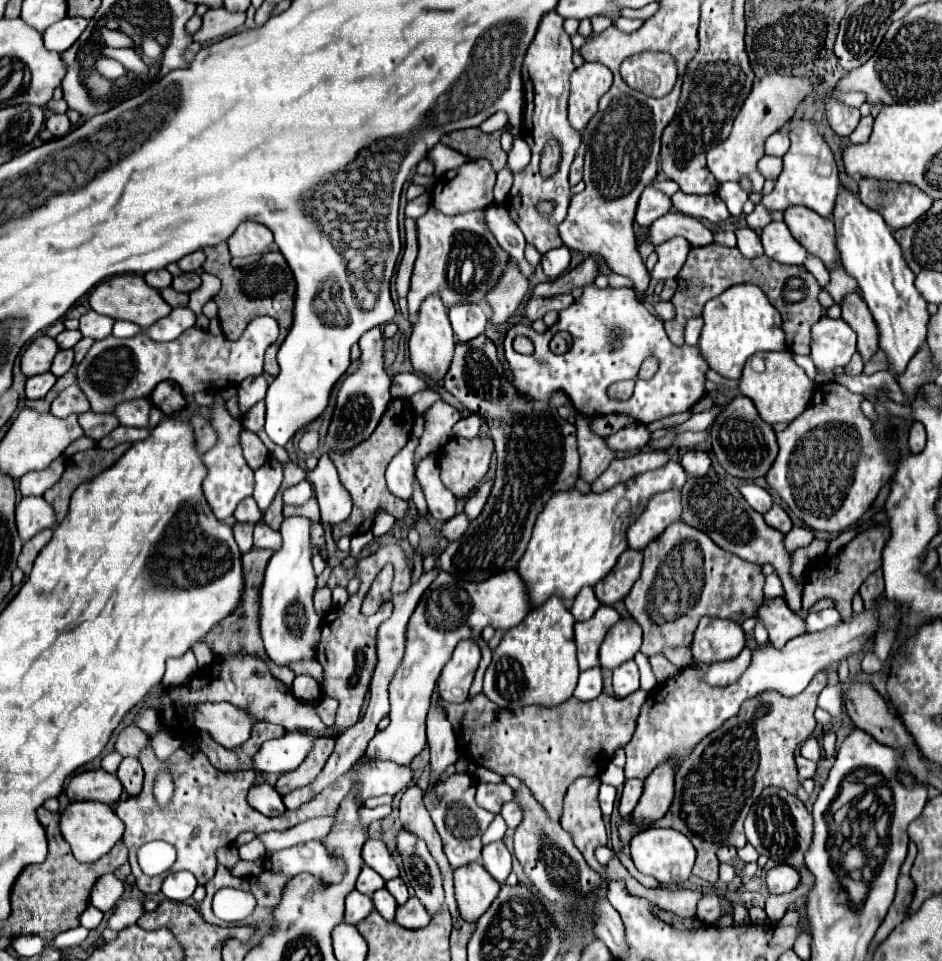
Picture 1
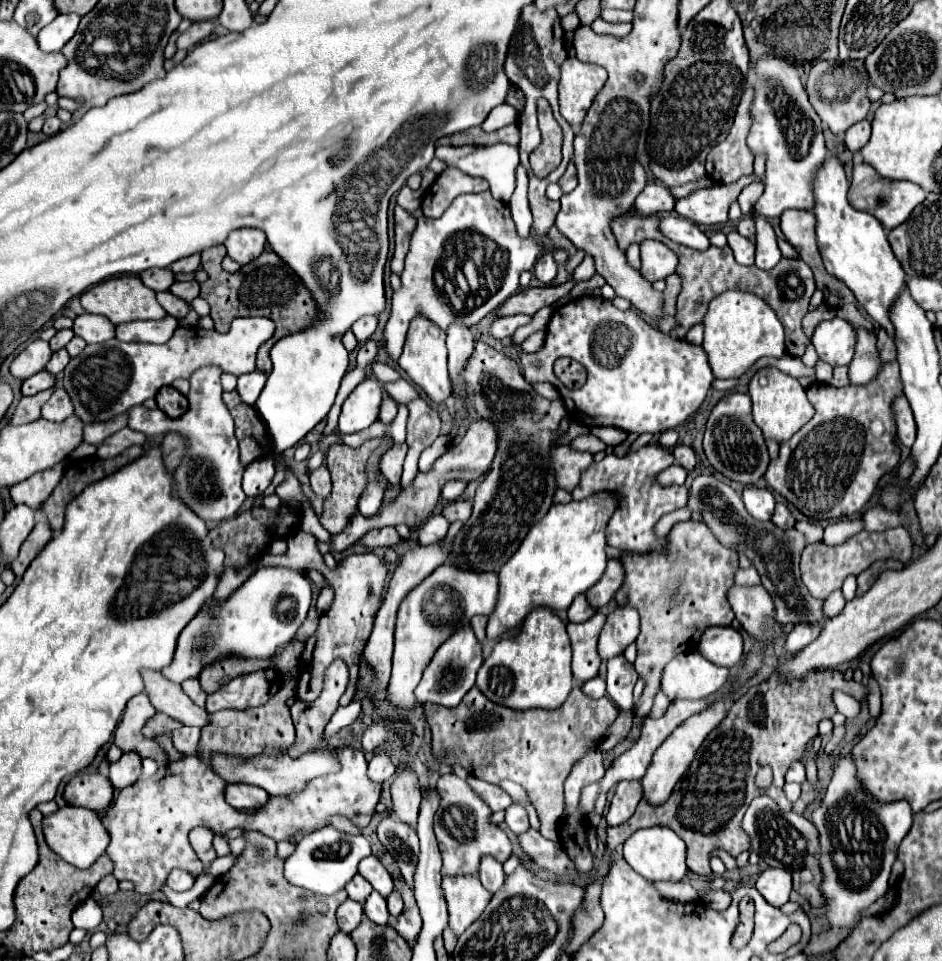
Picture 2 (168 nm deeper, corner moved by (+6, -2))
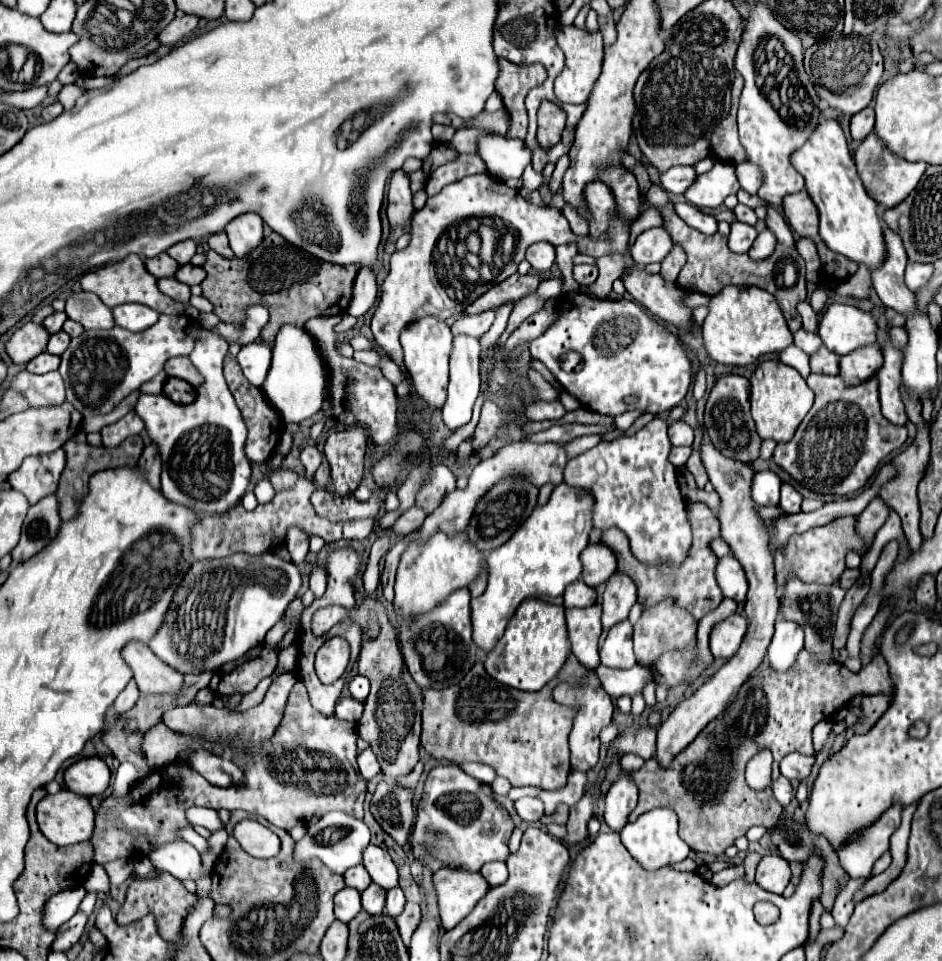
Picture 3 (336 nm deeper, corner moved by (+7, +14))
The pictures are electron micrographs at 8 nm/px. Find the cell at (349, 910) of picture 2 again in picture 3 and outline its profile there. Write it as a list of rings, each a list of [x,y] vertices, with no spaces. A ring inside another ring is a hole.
[[[342,888],[334,896],[334,912],[340,922],[350,922],[360,910],[360,892],[356,888]]]

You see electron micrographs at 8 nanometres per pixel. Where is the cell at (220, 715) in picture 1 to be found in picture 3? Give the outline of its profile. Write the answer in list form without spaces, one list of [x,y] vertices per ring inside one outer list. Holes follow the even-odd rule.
[[[128,642],[122,650],[126,664],[134,672],[134,680],[142,694],[180,694],[184,678],[164,664],[146,644]]]

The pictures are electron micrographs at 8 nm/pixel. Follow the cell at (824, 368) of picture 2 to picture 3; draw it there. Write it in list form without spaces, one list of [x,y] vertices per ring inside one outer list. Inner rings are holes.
[[[798,330],[794,334],[794,344],[804,350],[806,354],[814,354],[820,346],[822,346],[822,340],[818,334],[812,334],[812,332],[806,332],[806,330]]]

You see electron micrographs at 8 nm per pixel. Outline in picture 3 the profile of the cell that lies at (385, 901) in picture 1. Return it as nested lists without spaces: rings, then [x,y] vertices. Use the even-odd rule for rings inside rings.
[[[370,884],[362,892],[362,908],[372,916],[384,912],[384,902],[386,902],[386,890],[378,888],[378,884]]]

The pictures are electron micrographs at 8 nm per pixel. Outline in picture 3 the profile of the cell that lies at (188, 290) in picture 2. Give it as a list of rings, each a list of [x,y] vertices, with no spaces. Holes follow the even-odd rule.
[[[184,264],[184,266],[180,266],[178,272],[176,272],[176,280],[184,282],[184,284],[188,284],[188,286],[192,286],[192,284],[200,284],[200,282],[204,280],[204,276],[206,276],[204,268],[200,268],[200,266],[192,266],[192,264]]]

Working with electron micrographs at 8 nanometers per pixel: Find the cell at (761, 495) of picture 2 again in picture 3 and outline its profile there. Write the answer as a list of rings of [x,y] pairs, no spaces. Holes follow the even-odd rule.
[[[764,470],[764,472],[756,472],[754,474],[754,480],[752,480],[752,500],[758,504],[758,506],[778,506],[778,498],[780,498],[780,478],[770,472],[770,470]]]

